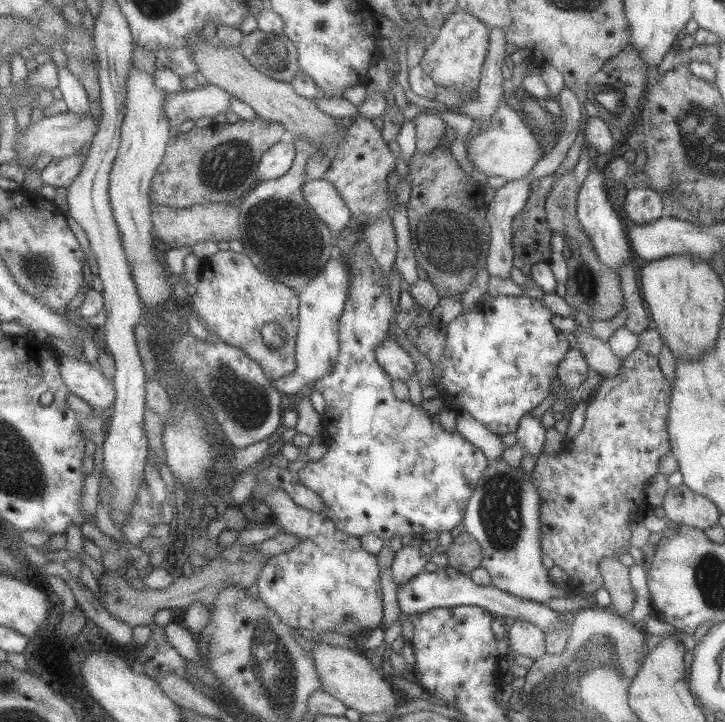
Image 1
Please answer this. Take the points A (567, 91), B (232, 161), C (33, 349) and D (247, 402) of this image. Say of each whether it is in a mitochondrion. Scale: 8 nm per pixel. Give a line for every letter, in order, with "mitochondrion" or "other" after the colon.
A: other
B: mitochondrion
C: other
D: mitochondrion

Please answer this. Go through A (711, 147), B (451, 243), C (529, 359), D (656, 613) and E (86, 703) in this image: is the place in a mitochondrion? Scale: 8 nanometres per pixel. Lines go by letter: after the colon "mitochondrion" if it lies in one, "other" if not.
A: mitochondrion
B: mitochondrion
C: other
D: other
E: other

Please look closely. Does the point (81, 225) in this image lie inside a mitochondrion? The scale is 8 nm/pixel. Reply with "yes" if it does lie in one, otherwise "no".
no

